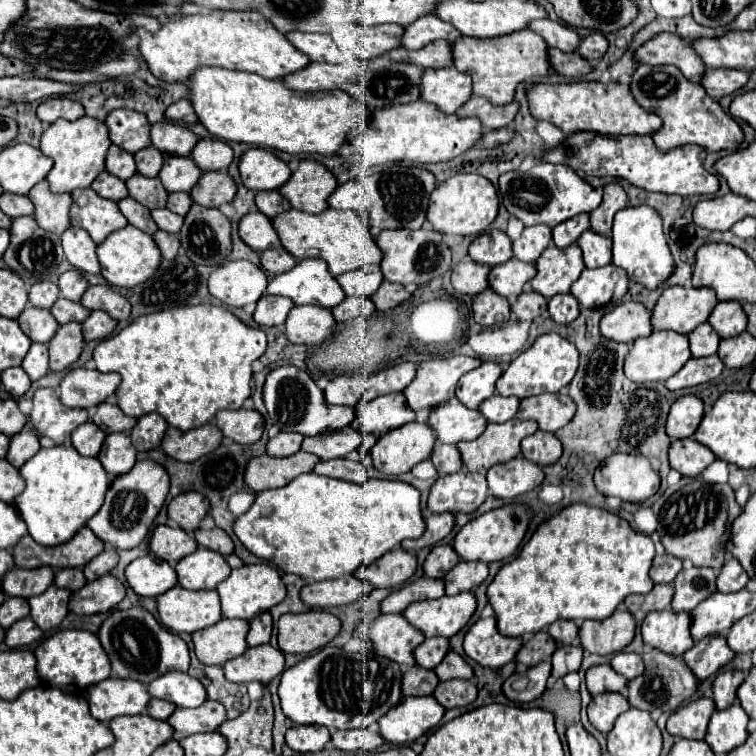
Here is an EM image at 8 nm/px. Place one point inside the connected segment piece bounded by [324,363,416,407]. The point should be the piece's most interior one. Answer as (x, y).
(350, 390)

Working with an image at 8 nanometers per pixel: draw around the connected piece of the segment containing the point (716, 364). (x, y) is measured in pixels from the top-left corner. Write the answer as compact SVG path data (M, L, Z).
M710 355L710 357L698 357L698 359L690 359L676 375L672 375L666 381L666 387L670 391L676 389L684 389L684 387L694 387L706 381L716 379L724 369L724 363L720 361L718 355Z

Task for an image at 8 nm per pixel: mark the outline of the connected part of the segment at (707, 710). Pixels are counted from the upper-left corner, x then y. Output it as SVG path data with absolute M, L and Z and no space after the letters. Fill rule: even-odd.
M700 697L682 705L668 717L668 723L666 723L668 733L686 737L686 739L704 739L714 707L716 707L714 701L708 697Z

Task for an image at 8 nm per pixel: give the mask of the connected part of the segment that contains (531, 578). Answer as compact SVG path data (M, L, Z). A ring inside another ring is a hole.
M584 503L564 507L556 517L542 523L520 553L500 567L488 585L488 601L498 619L498 631L506 637L534 635L558 619L606 619L632 593L648 593L654 583L648 577L654 559L654 541L636 533L628 521Z

